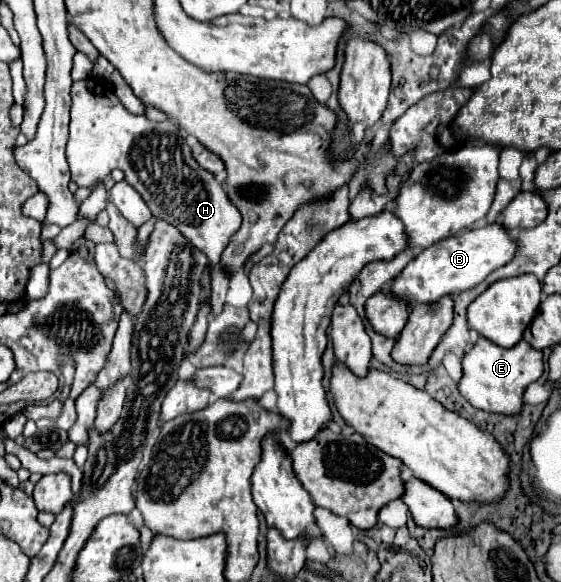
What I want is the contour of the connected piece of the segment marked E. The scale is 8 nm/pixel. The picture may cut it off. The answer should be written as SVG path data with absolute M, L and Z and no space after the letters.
M480 338L472 350L462 358L464 376L458 384L462 396L486 412L502 412L502 416L518 416L524 406L524 390L544 374L544 356L534 350L526 340L520 340L514 348L500 348L490 340Z

